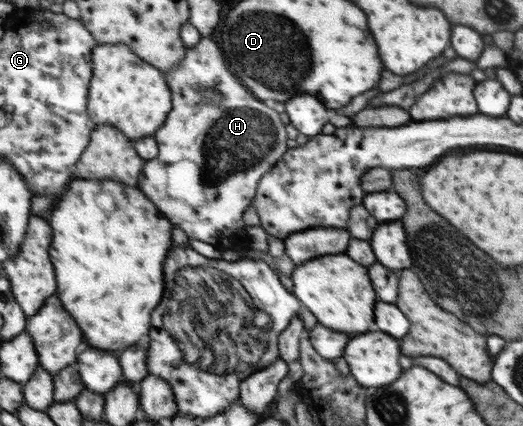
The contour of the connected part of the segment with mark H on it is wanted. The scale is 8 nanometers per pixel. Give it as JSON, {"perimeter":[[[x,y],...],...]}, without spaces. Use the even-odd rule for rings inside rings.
{"perimeter":[[[203,37],[199,46],[188,47],[185,60],[166,74],[174,90],[174,112],[159,132],[154,134],[160,144],[160,155],[146,162],[140,187],[175,222],[175,226],[183,228],[185,232],[193,232],[191,238],[203,240],[215,247],[217,244],[225,244],[225,247],[242,252],[249,251],[253,241],[247,230],[245,212],[256,200],[263,178],[290,149],[287,144],[287,124],[281,120],[281,112],[269,108],[242,81],[240,75],[231,70],[229,58],[211,37]],[[203,89],[220,90],[225,98],[221,102],[205,102]]]}

